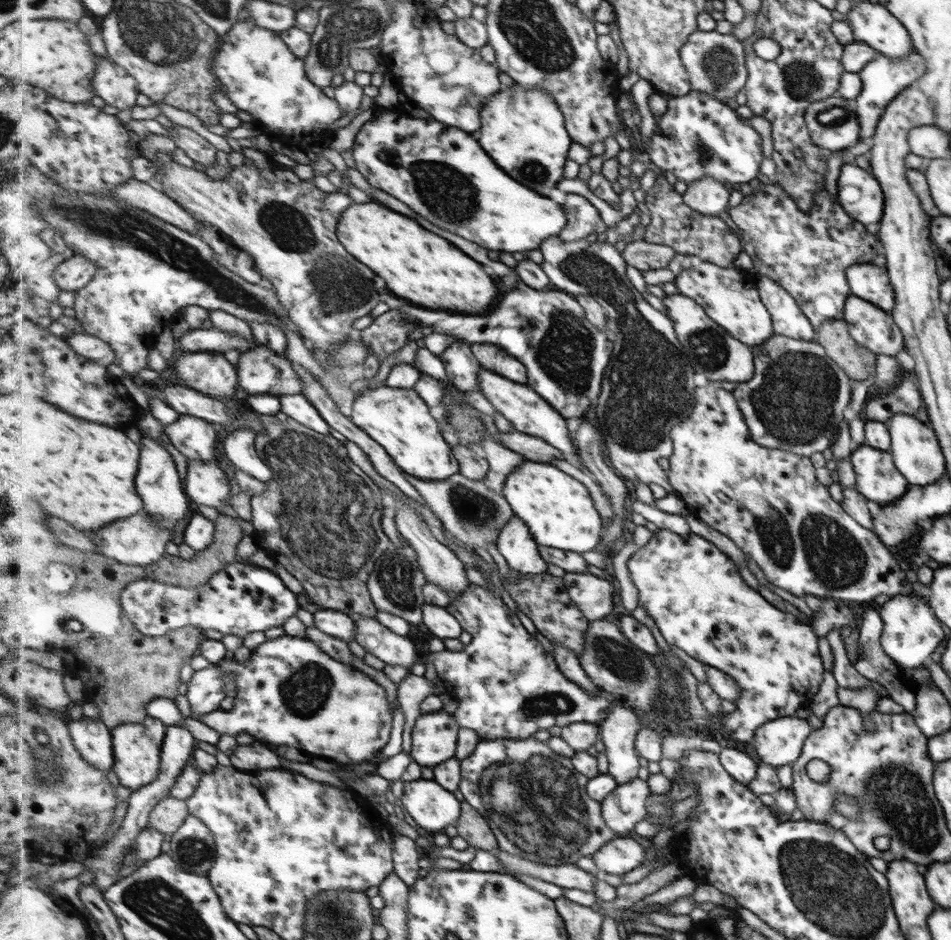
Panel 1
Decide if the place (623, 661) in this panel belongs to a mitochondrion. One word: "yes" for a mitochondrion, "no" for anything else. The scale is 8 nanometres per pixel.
yes

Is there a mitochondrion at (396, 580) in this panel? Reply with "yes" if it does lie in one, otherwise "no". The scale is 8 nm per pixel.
yes

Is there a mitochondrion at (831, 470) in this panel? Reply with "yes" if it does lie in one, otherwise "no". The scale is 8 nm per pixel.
no

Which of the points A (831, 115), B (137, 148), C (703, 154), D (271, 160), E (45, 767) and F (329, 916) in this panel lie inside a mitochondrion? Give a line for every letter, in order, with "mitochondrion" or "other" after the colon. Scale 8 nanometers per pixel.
A: mitochondrion
B: other
C: mitochondrion
D: other
E: mitochondrion
F: mitochondrion

